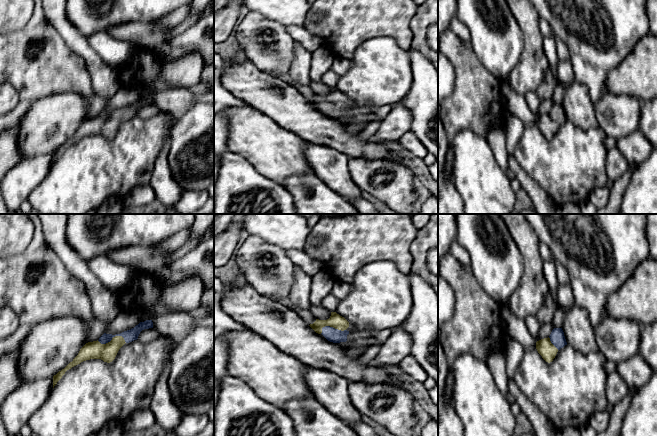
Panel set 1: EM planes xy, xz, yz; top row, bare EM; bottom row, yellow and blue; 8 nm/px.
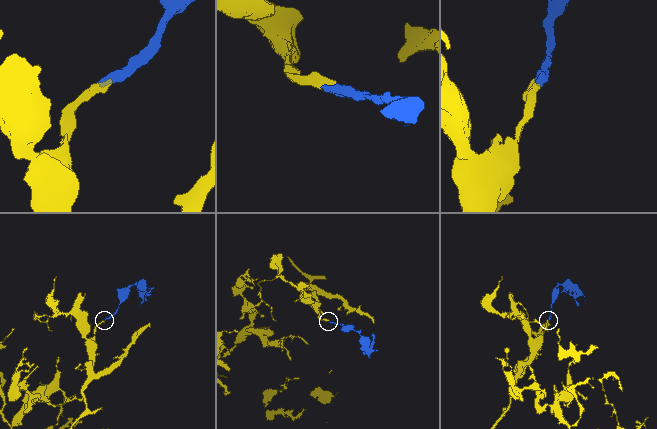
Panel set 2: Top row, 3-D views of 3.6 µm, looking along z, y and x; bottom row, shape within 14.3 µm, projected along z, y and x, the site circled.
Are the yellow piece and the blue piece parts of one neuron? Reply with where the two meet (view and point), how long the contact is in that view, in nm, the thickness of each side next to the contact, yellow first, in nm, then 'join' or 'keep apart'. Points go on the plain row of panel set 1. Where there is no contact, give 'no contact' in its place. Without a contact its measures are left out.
contact xy (112, 114); length 240 nm; calibres 150 and 100 nm; join

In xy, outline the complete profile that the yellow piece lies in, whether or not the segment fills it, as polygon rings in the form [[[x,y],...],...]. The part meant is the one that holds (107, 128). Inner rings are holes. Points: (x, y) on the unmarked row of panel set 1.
[[[152,96],[140,98],[134,104],[120,110],[112,111],[104,109],[97,117],[86,119],[78,131],[64,145],[53,152],[53,164],[62,154],[65,148],[83,137],[90,135],[101,135],[104,138],[112,138],[119,125],[125,120],[138,115],[140,108],[144,105],[153,104]]]

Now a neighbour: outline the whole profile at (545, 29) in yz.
[[[540,17],[538,20],[538,25],[539,25],[540,32],[543,37],[553,34],[550,25],[548,24],[548,22],[545,19]]]

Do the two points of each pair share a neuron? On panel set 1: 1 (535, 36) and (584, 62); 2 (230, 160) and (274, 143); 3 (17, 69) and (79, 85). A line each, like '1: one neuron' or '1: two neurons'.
1: two neurons
2: two neurons
3: one neuron

